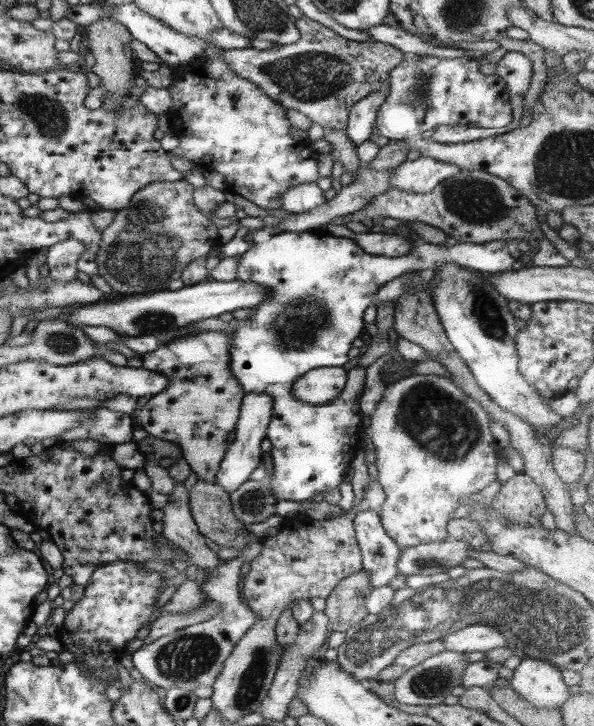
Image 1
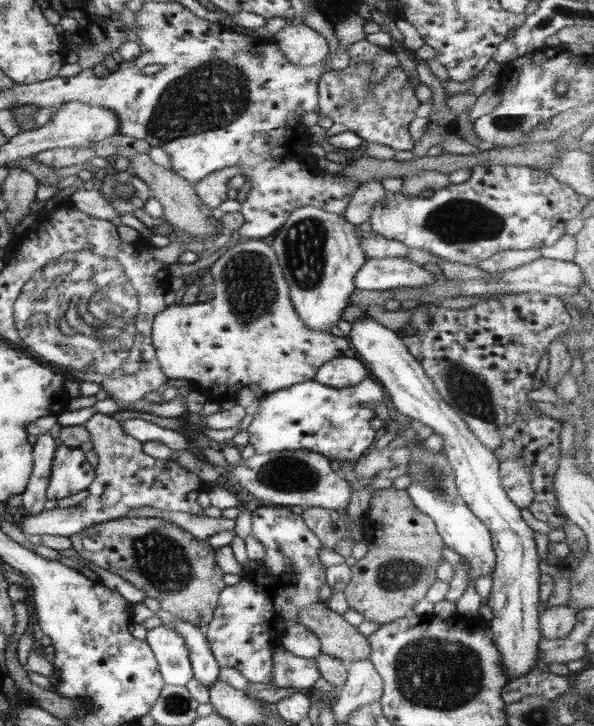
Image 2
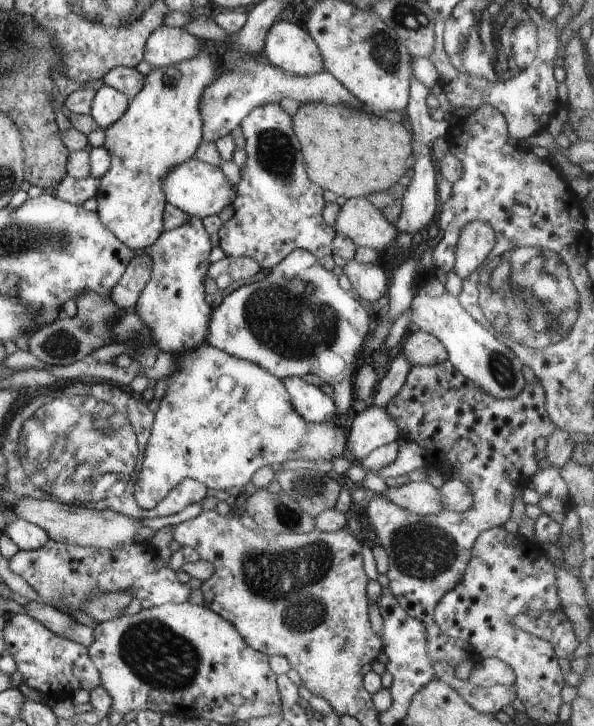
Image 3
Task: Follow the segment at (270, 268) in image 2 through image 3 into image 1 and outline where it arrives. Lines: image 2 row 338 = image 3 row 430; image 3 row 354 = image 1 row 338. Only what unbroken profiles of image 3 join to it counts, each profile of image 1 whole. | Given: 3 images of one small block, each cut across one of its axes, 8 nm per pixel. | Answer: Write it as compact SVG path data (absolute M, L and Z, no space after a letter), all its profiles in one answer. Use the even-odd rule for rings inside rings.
M201 332L188 338L177 338L161 343L156 350L143 354L139 365L168 377L169 385L160 394L154 395L140 410L134 410L136 427L144 428L148 435L173 442L180 447L181 458L189 464L197 480L215 482L221 460L229 447L228 434L235 429L239 419L242 400L245 396L243 386L232 374L229 367L228 336L224 332Z

